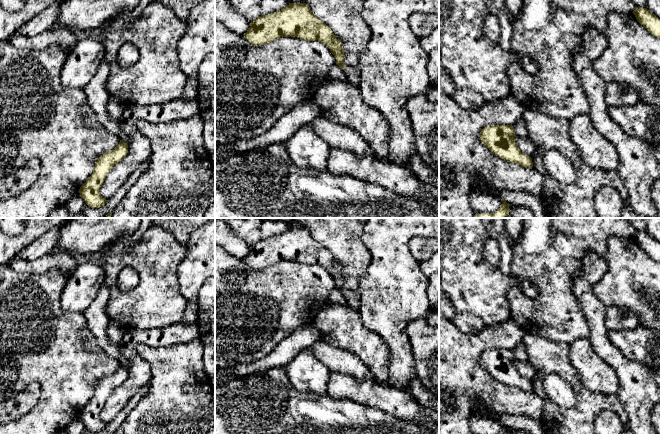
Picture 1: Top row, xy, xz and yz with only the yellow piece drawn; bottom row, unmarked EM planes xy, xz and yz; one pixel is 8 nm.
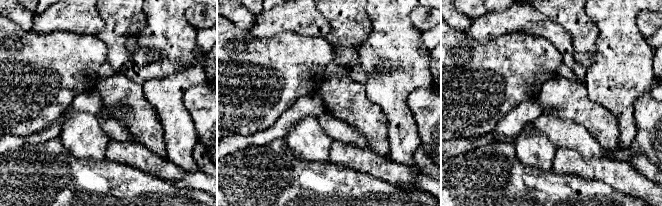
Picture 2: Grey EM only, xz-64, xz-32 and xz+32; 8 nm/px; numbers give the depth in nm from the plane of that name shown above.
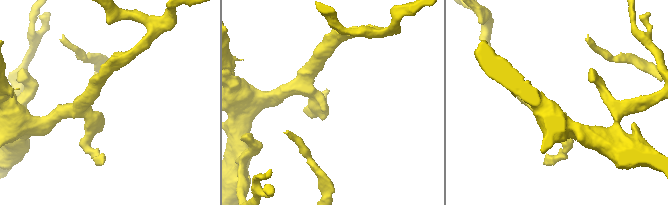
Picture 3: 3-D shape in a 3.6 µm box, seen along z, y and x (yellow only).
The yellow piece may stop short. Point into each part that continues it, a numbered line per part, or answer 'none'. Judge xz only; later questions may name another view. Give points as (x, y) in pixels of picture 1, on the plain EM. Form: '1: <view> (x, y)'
1: xz (352, 298)

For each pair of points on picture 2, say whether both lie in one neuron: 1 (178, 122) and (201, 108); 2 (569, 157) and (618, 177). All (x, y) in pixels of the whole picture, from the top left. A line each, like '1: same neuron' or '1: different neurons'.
1: different neurons
2: same neuron

